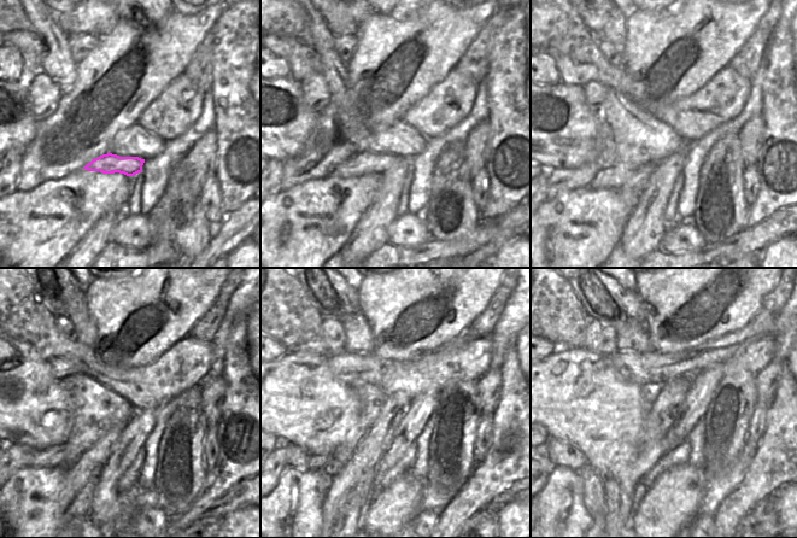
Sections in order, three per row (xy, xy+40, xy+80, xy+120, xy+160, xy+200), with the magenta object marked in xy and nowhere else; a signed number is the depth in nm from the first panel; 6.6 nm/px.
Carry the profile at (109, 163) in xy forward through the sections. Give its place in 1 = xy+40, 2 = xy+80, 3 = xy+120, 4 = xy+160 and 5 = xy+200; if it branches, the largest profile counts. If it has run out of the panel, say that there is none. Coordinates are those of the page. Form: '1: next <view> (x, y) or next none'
1: next xy+40 (364, 163)
2: next xy+80 (614, 177)
3: next xy+120 (62, 456)
4: next xy+160 (298, 457)
5: next xy+200 (563, 454)

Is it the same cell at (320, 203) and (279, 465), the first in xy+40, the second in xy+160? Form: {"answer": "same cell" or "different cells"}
{"answer": "different cells"}

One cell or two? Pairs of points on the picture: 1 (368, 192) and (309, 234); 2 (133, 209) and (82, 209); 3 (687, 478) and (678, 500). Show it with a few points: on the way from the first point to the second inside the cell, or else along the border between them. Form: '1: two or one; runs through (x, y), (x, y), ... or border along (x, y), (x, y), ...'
1: one; runs through (353, 198), (323, 226)
2: two; border along (132, 181), (130, 198), (123, 211)
3: one; runs through (686, 483), (678, 495)

